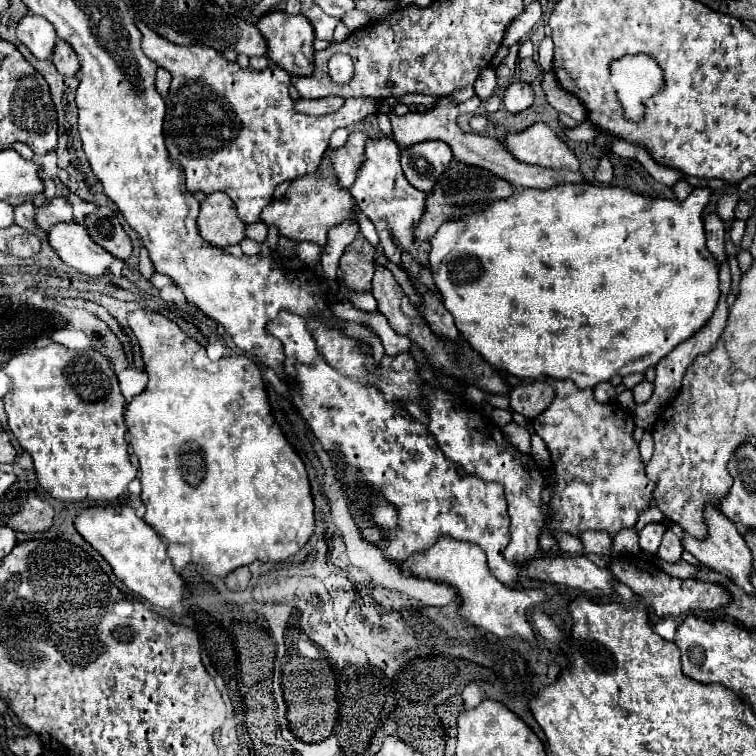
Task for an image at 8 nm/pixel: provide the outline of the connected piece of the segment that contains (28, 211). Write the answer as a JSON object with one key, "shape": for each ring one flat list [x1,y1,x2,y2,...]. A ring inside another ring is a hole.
{"shape":[[27,200,27,204,17,204,17,206,15,206,15,224,17,224,17,226,23,226,23,228,35,232,39,238,47,240,47,232,39,230,39,228,33,224,33,210,35,210,35,206,33,206,31,200]]}

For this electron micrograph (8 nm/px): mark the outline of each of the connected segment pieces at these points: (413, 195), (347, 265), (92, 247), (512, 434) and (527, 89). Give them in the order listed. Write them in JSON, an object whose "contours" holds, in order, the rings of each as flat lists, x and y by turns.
{"contours":[[[369,138,365,144,365,160,359,166,357,178,353,186,349,188,351,196,355,198,357,206,367,214,367,218,373,222,381,248,385,256,389,258,389,244,397,244,395,254,389,258,395,264,401,264,401,252,409,252,417,262,427,262,427,252,417,250,413,244,413,226,421,220,425,210,425,198,427,194,413,188,407,178,403,176,401,164,399,164,399,144,391,138]],[[359,236,353,244,347,246,339,260,341,284,353,292,371,292,371,280,375,272,375,248]],[[55,224,49,230,49,244,55,254,71,268,87,276,103,276,115,260,107,250,99,248,81,224]],[[510,422,503,428,505,438,510,444,513,444,519,452,530,454,531,452,531,434,515,422]],[[514,81,505,88,503,106,507,112,517,114,521,110,527,110,533,104,534,96,534,91,529,83]]]}

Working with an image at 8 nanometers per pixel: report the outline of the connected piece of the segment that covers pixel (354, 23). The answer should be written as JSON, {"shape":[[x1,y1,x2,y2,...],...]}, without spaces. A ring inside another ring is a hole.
{"shape":[[353,8,347,16,341,18,341,22,343,22,351,32,355,32,355,30,359,30,359,28,363,28,363,26,367,26,367,24,371,22,371,14,369,14,369,12,359,12,357,8]]}

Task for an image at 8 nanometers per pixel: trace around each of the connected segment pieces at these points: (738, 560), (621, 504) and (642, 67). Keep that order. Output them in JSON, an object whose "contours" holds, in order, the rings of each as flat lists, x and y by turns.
{"contours":[[[707,504,703,518,705,518,705,524,707,524,707,536,703,540,699,540,699,538,683,532,683,548,687,552,691,552,703,566,727,576,733,584,737,584,739,588,743,588,745,592,751,592,751,596,755,596,755,588,749,582,749,574,753,572,753,558,751,558,751,552,749,552,743,536,741,536,741,532,713,504]],[[547,378,557,390,553,404,535,418,535,432,545,440,553,470,557,474,557,480,553,484,553,498,551,498,551,512,549,520,545,524,545,530,541,532,539,544,543,552,555,552,557,544,553,540,553,530,563,530,567,534,579,536,585,530,607,530,611,536,615,536,619,530,635,526,639,514,651,506,653,502,653,490,655,484,647,480,645,464,639,458,639,446,633,440,635,423,633,414,625,412,617,404,601,404,595,400,593,390,585,388,579,390,571,380,551,380]],[[623,56,611,64,611,82,625,106,625,116,641,120,645,114,643,102,663,86,663,72,651,56]]]}

